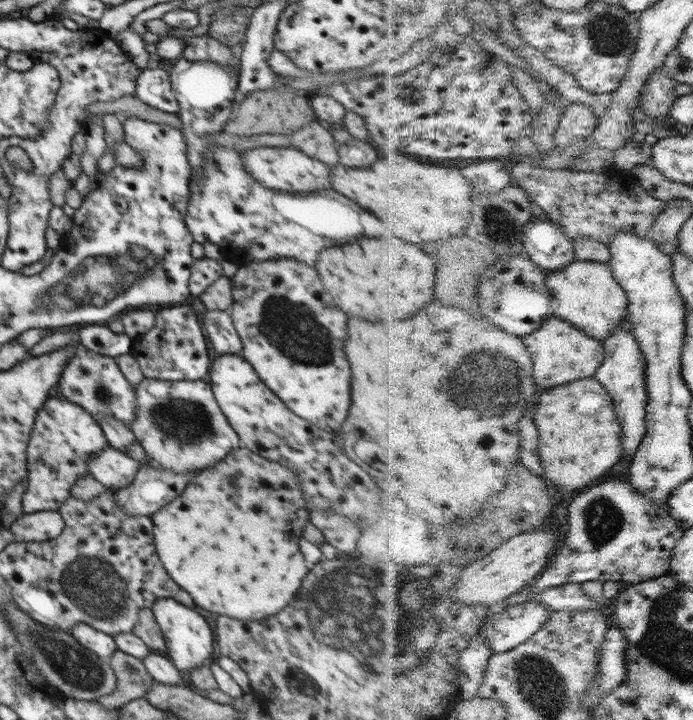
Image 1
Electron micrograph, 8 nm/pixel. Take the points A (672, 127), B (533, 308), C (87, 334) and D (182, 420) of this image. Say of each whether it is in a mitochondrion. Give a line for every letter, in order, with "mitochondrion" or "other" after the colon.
A: other
B: other
C: other
D: mitochondrion

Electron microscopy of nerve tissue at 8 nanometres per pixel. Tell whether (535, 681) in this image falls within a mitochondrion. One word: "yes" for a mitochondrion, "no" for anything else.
yes

